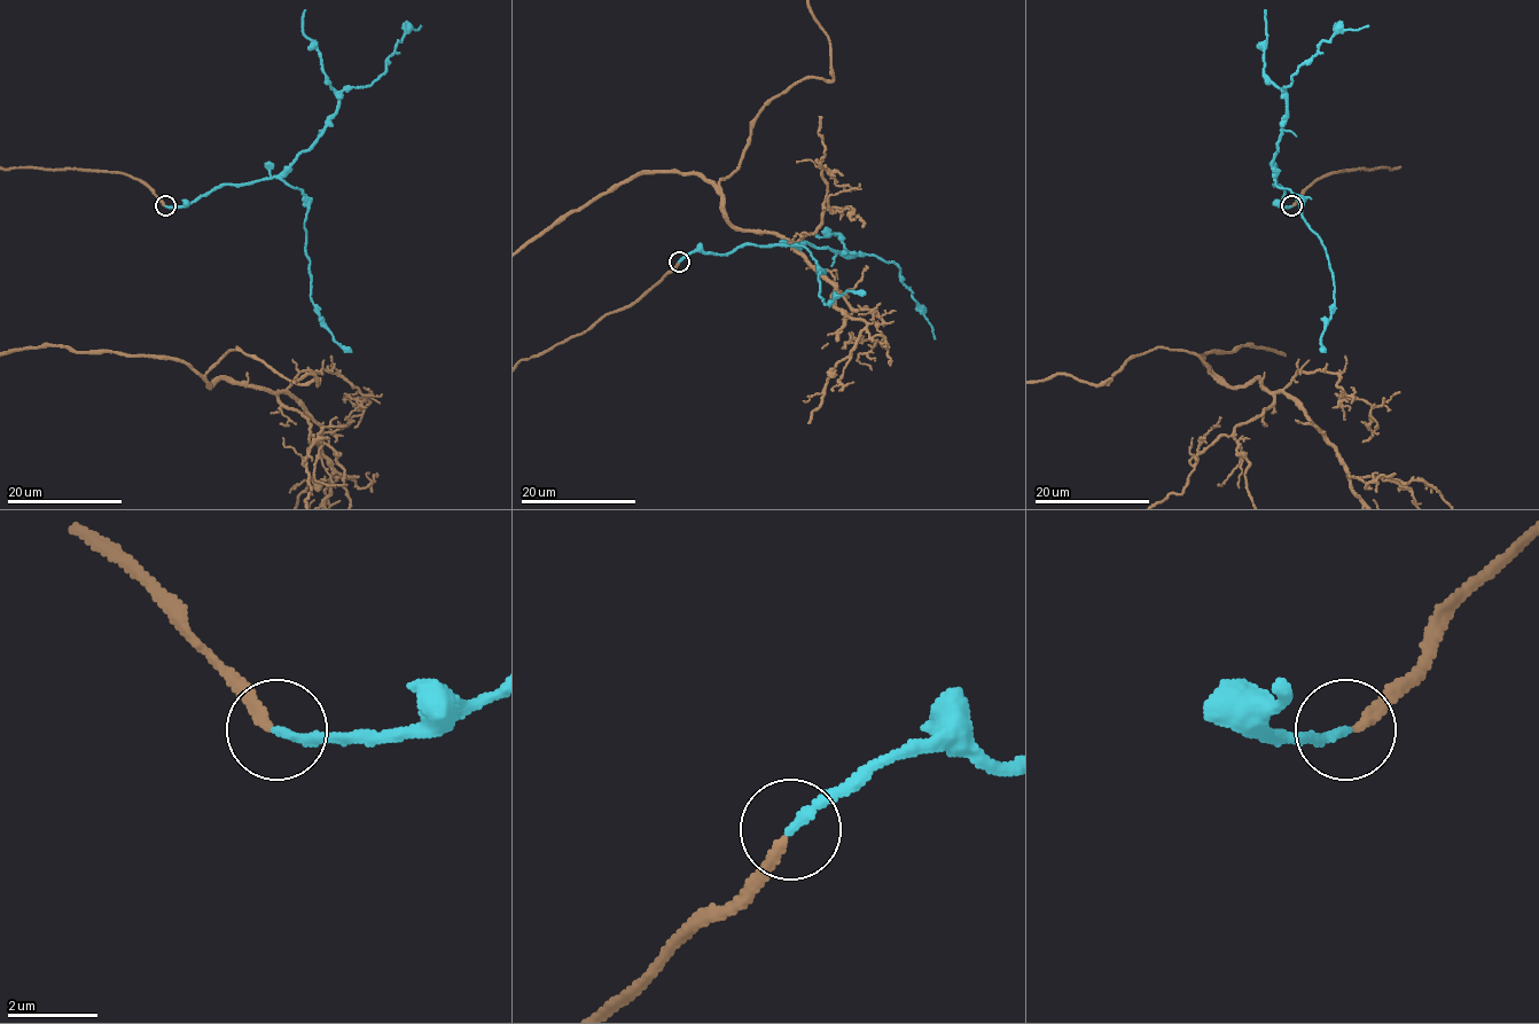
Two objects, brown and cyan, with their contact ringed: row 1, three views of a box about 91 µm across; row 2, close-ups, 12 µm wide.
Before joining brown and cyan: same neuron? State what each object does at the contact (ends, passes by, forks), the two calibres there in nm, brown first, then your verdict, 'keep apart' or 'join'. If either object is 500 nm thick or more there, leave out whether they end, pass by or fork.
brown ends; cyan ends; calibres 240 and 190 nm; join

